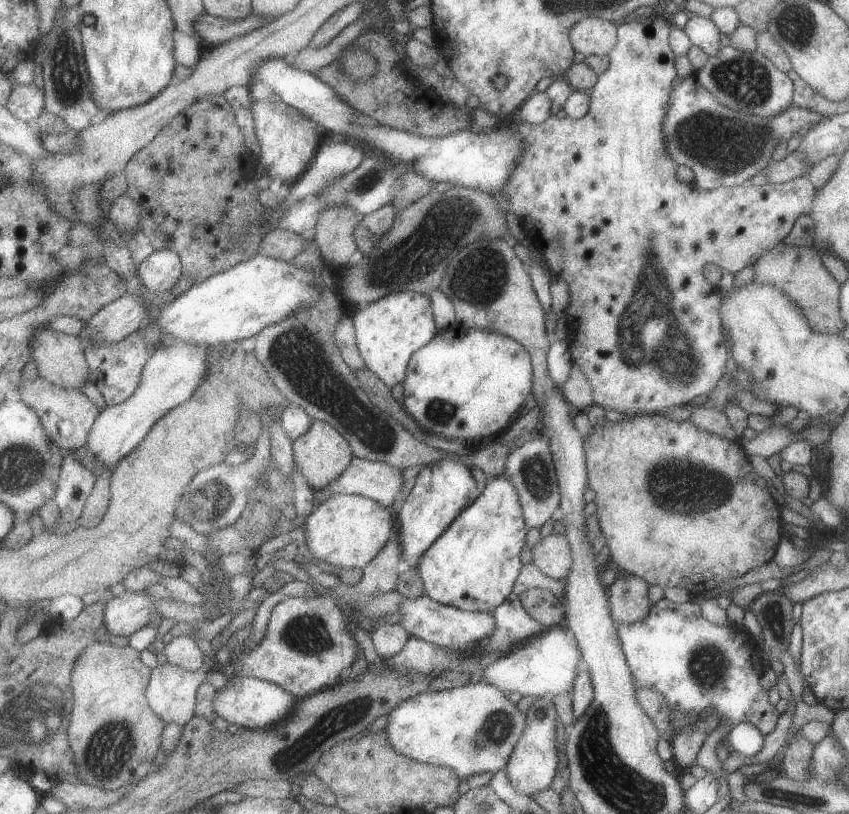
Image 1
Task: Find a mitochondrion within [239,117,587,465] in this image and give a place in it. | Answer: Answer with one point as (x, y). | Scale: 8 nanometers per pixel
(299, 354)

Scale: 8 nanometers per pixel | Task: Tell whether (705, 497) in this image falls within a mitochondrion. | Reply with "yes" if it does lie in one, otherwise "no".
yes

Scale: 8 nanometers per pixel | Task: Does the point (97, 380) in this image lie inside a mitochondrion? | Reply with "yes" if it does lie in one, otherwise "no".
no

